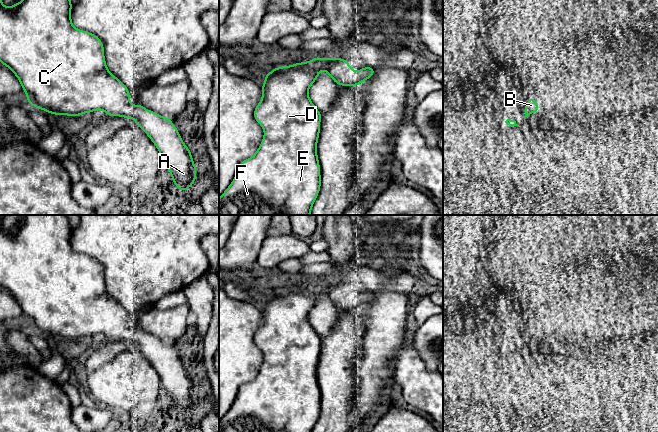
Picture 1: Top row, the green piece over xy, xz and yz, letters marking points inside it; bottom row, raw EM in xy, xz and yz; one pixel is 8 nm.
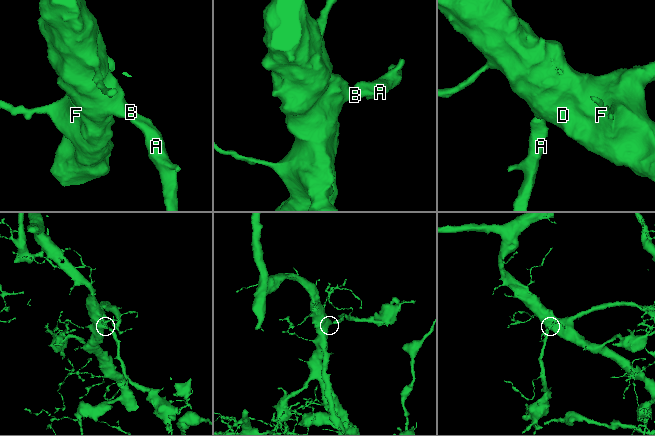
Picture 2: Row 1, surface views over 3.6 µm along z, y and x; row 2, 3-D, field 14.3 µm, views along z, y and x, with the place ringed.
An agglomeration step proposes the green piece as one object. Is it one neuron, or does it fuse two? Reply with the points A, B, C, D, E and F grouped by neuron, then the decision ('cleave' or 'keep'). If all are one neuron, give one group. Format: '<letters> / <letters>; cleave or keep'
A B C D E F; keep

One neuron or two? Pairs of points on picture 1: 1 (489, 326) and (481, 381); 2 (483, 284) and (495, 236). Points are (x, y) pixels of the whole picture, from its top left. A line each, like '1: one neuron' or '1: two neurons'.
1: two neurons
2: one neuron

